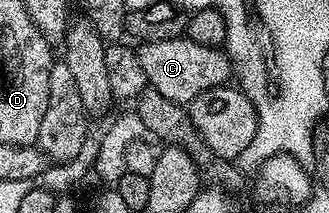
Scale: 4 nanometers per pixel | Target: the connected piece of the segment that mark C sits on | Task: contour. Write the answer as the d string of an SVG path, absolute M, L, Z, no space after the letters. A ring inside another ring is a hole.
M192 38L153 40L138 47L141 68L145 71L147 85L166 99L180 104L189 104L201 92L209 88L226 86L233 78L233 63L220 47L197 44Z

